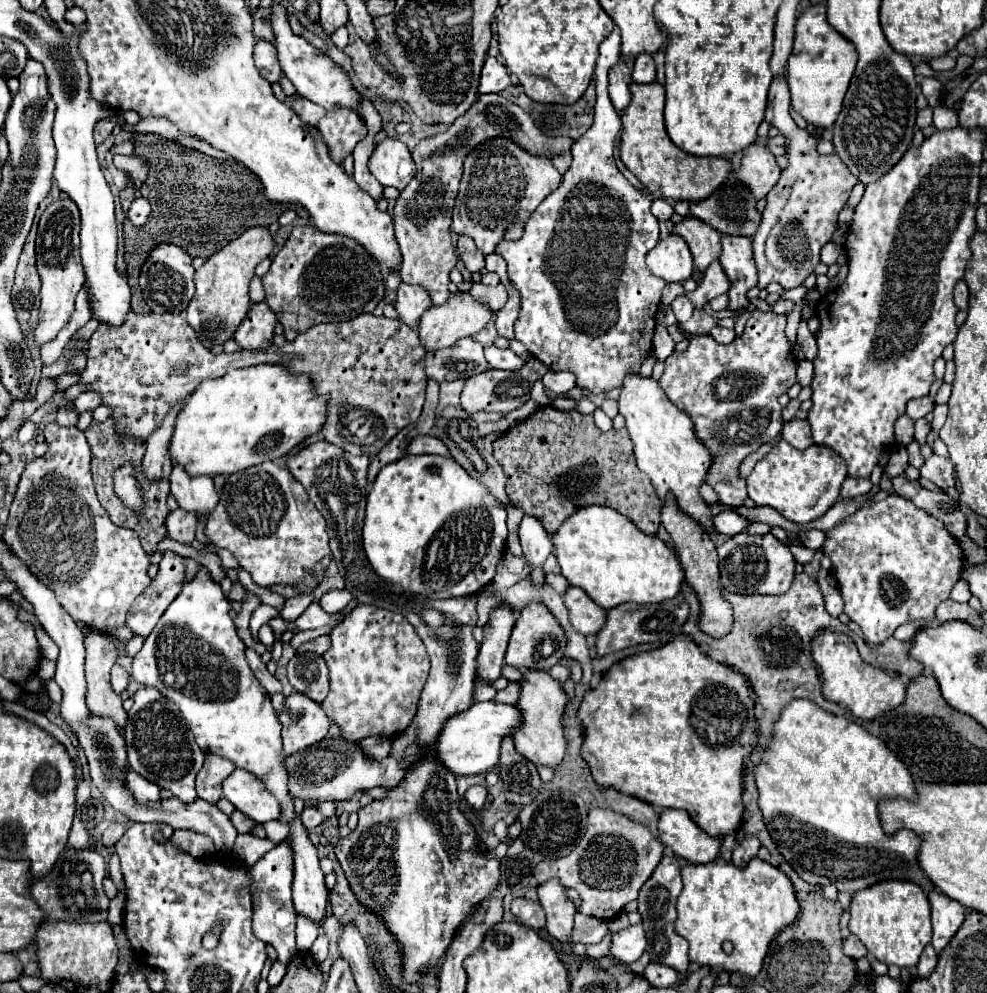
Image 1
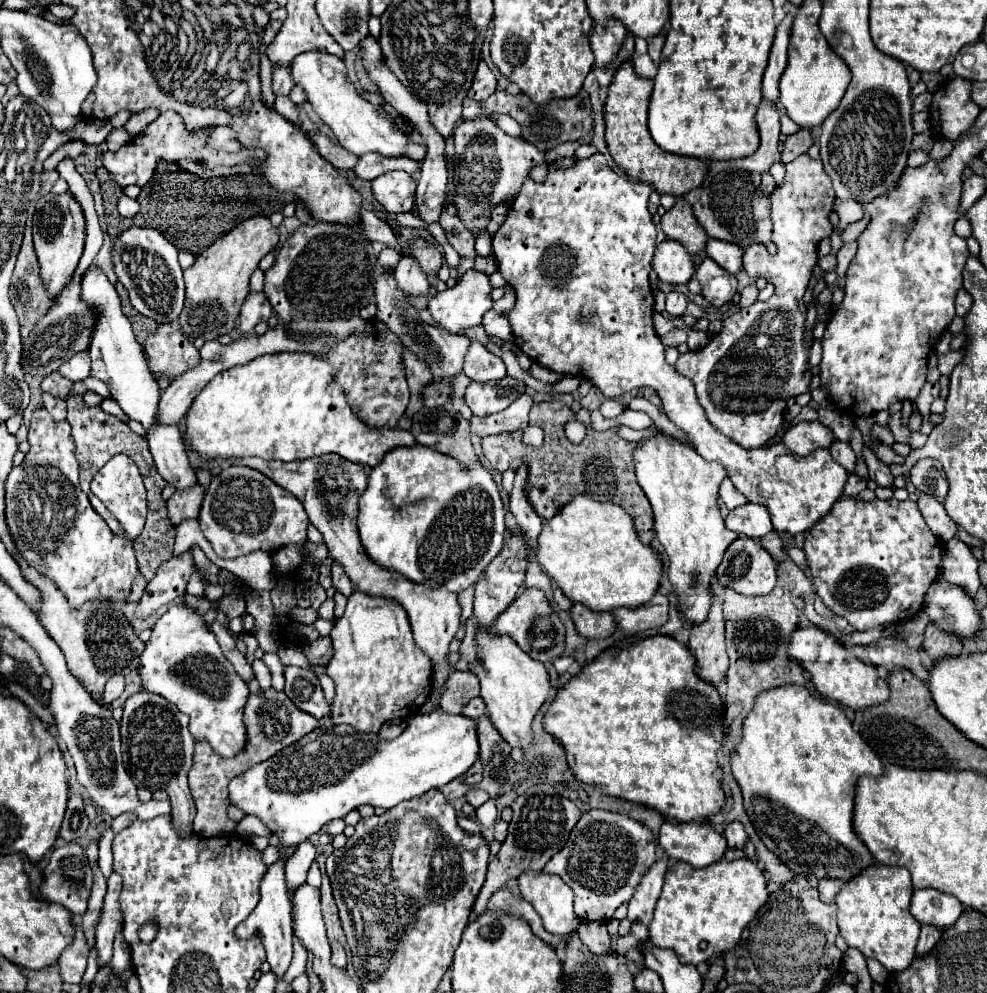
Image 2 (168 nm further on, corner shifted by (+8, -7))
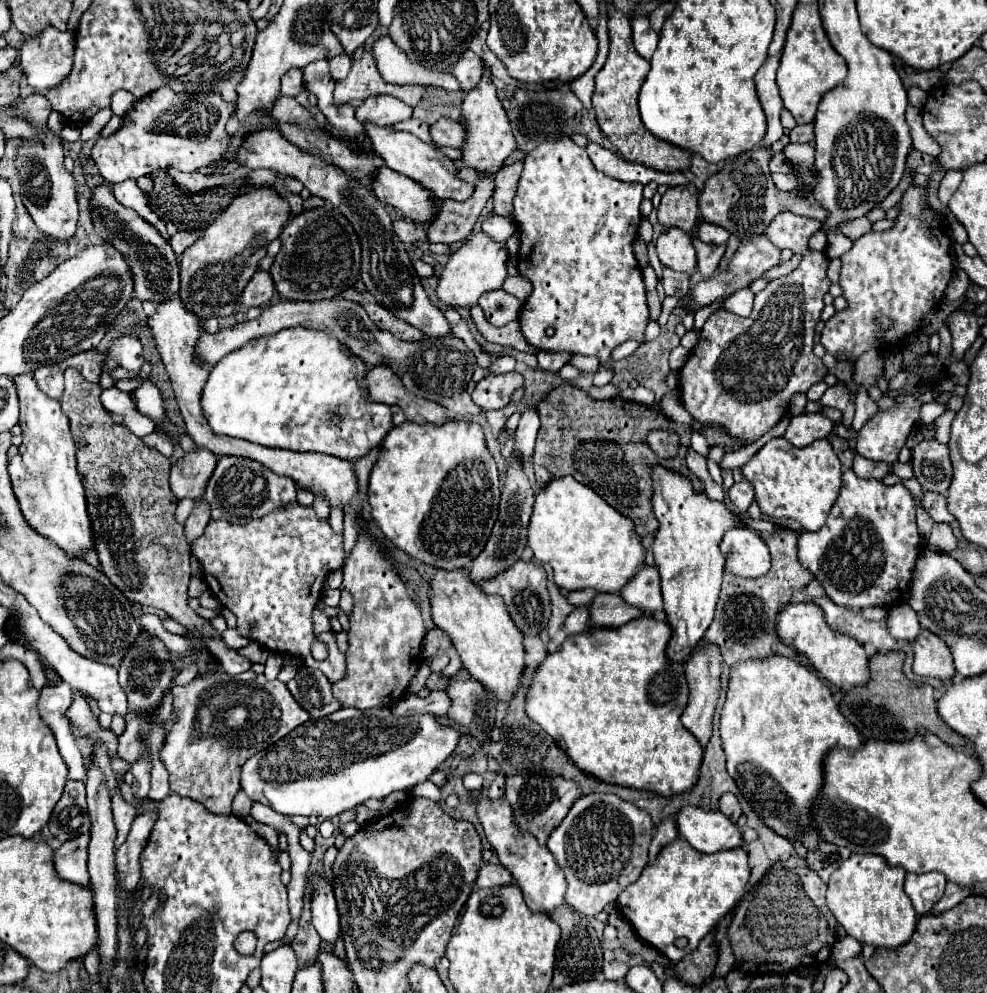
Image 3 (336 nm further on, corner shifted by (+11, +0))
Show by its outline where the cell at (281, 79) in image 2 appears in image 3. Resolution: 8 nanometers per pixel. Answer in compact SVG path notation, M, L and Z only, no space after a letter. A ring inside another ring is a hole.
M291 69L281 79L281 95L297 97L301 91L303 91L303 73L301 73L301 69Z

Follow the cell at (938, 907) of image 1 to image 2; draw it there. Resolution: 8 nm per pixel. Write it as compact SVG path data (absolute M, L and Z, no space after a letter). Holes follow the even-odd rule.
M926 888L914 890L910 912L918 922L944 932L958 920L958 916L964 912L964 906L954 896Z

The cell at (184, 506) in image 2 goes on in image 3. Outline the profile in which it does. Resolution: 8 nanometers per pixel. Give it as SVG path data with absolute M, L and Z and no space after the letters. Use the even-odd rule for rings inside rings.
M197 447L185 453L173 467L171 467L171 491L177 499L197 499L205 493L205 485L213 475L217 465L217 457L205 449Z

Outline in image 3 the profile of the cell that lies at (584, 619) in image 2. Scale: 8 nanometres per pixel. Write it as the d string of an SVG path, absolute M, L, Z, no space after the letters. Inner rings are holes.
M599 593L591 605L591 625L599 627L621 627L643 615L639 607L633 607L623 601L619 593Z

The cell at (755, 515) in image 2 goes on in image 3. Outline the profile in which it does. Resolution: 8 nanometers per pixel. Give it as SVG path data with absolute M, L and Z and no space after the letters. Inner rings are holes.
M747 481L735 483L735 485L729 489L729 499L731 499L735 511L747 513L749 505L751 505L751 501L753 501L753 493L755 493L755 491L753 491L751 483L747 483Z

